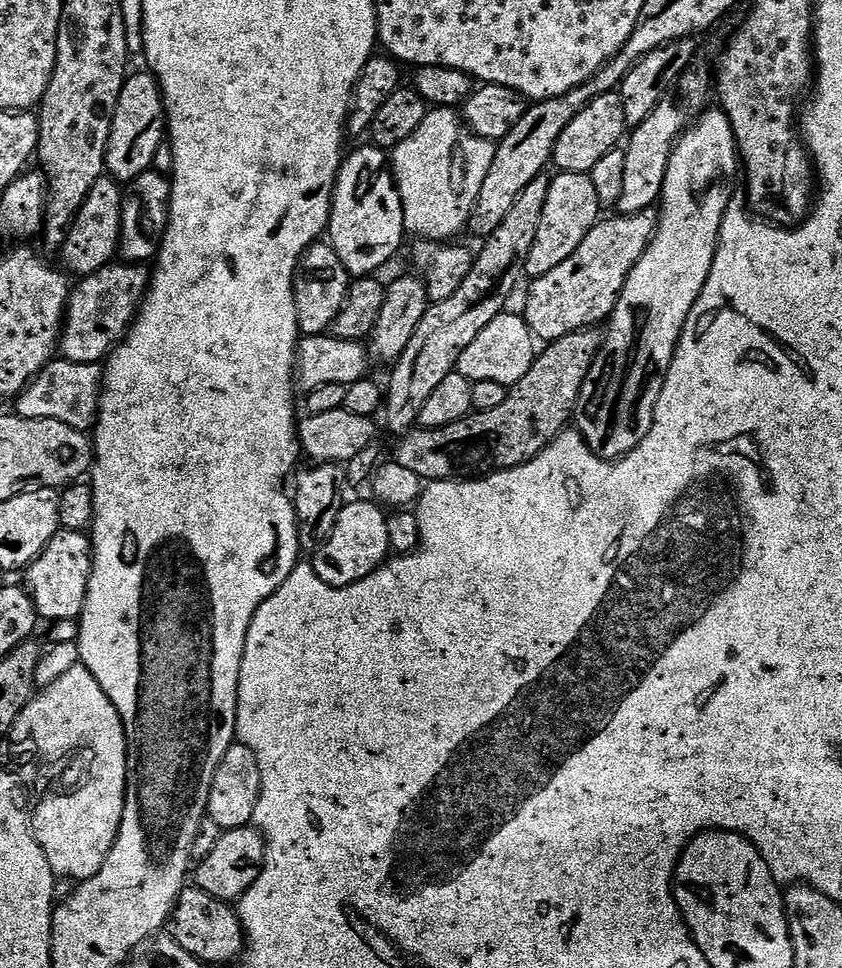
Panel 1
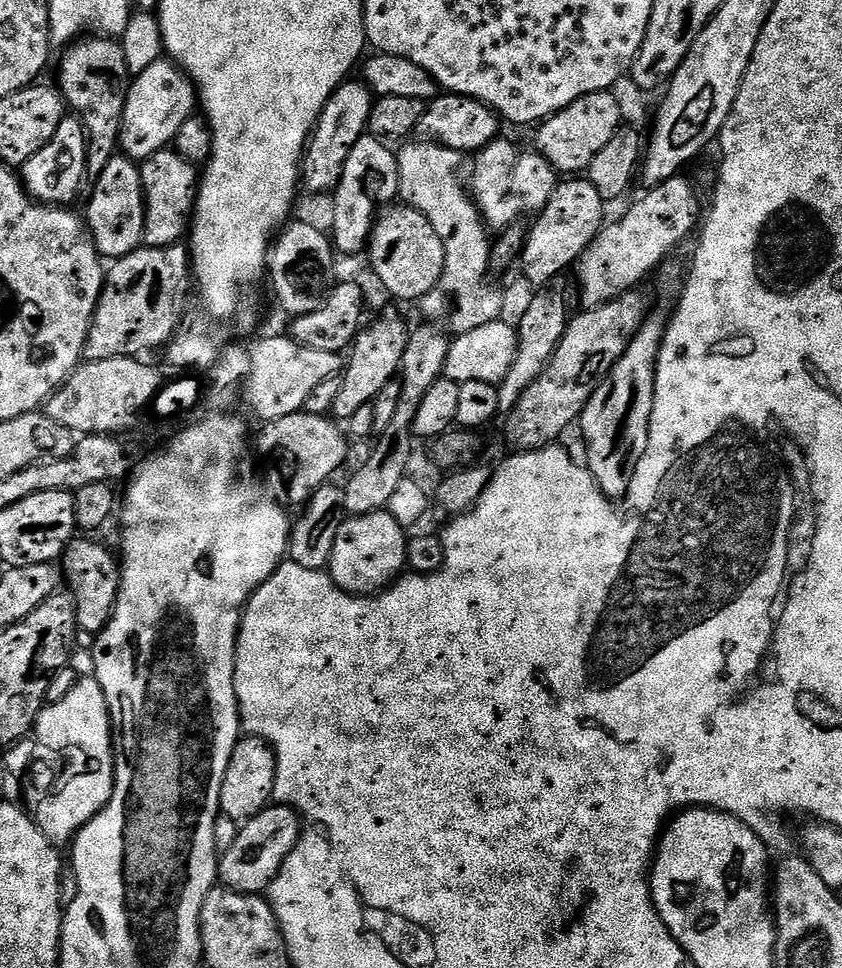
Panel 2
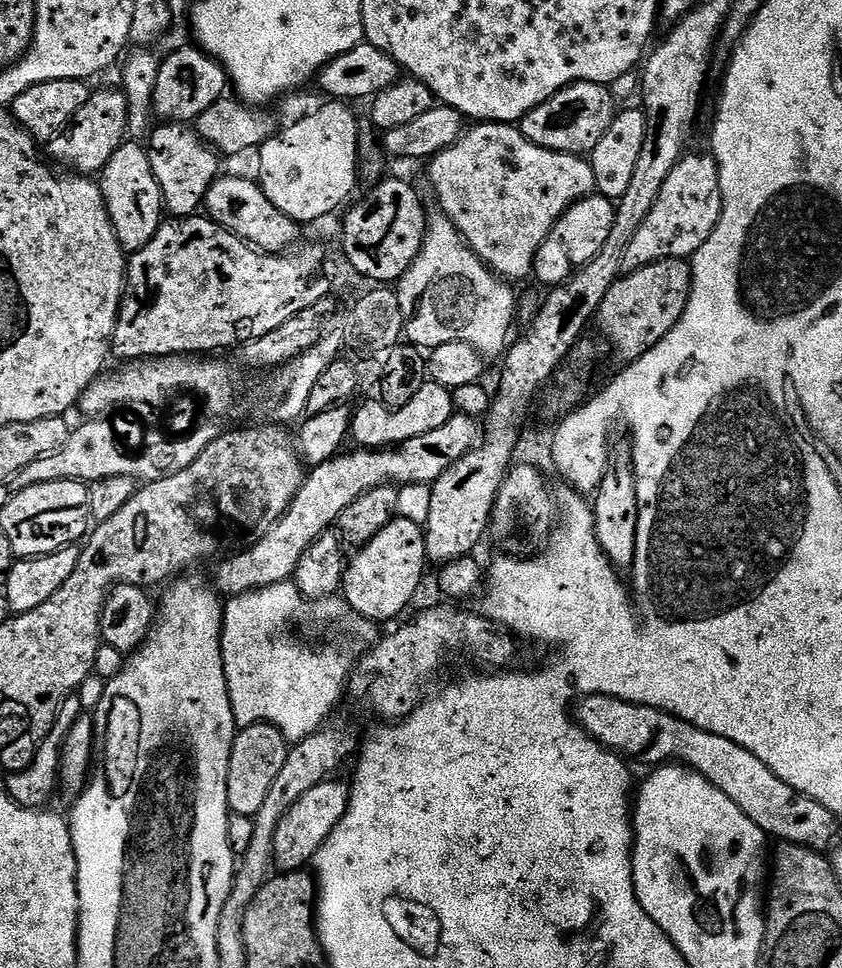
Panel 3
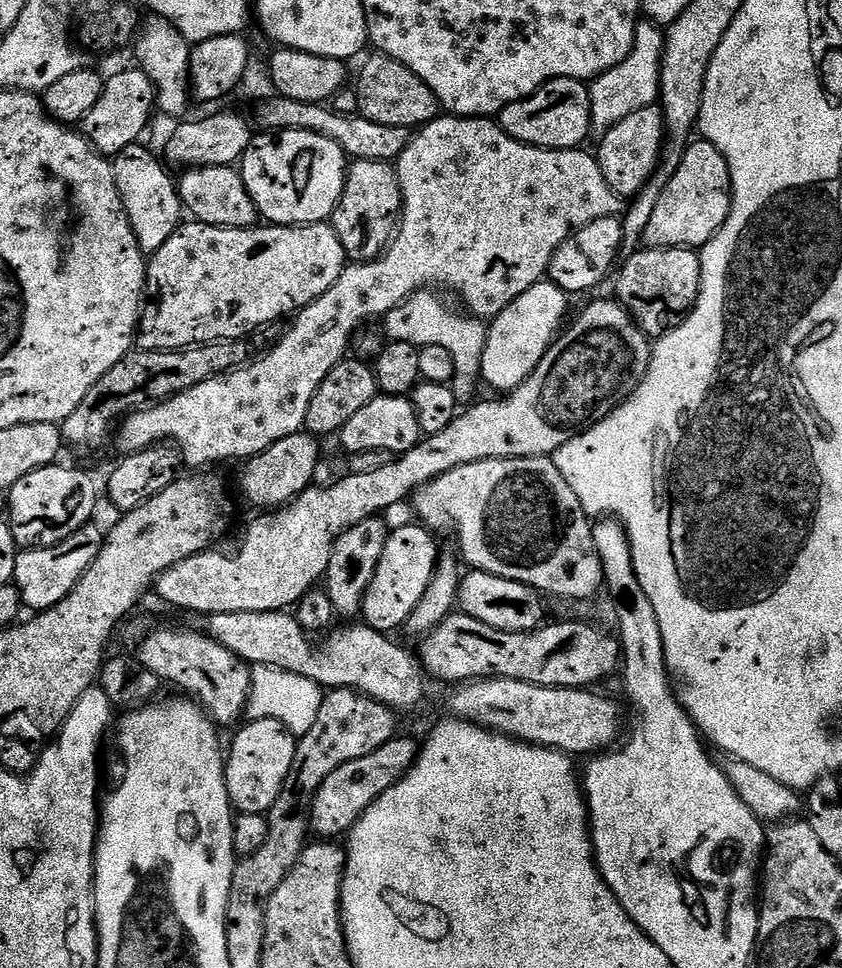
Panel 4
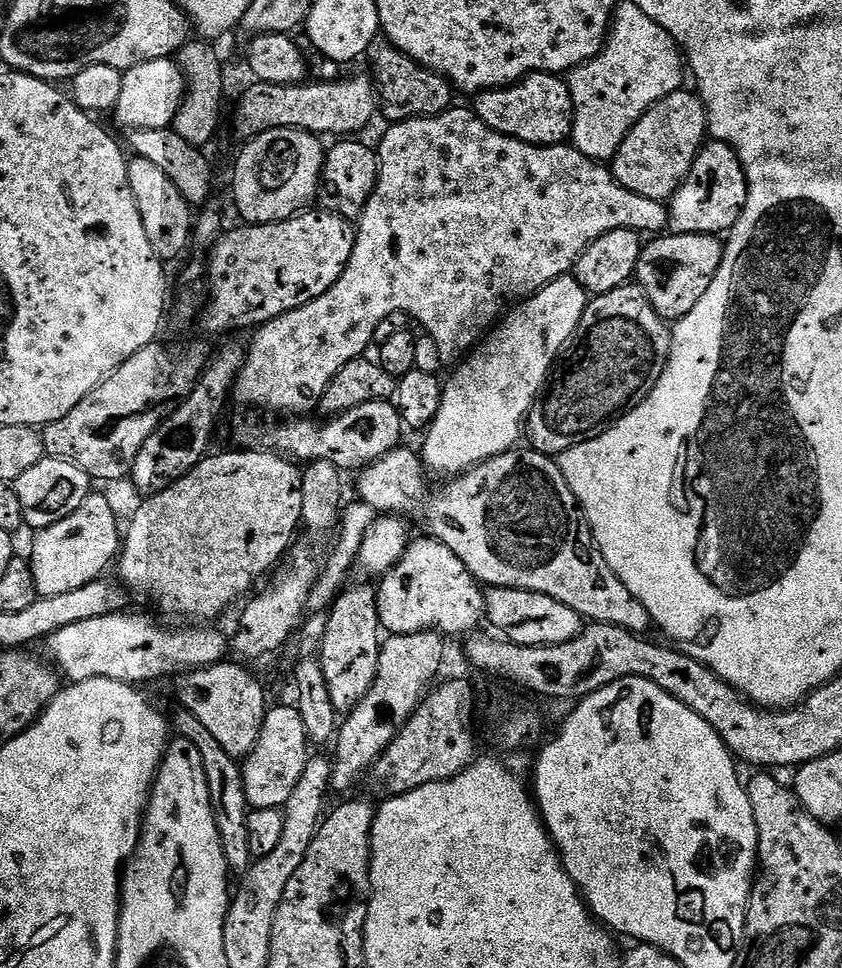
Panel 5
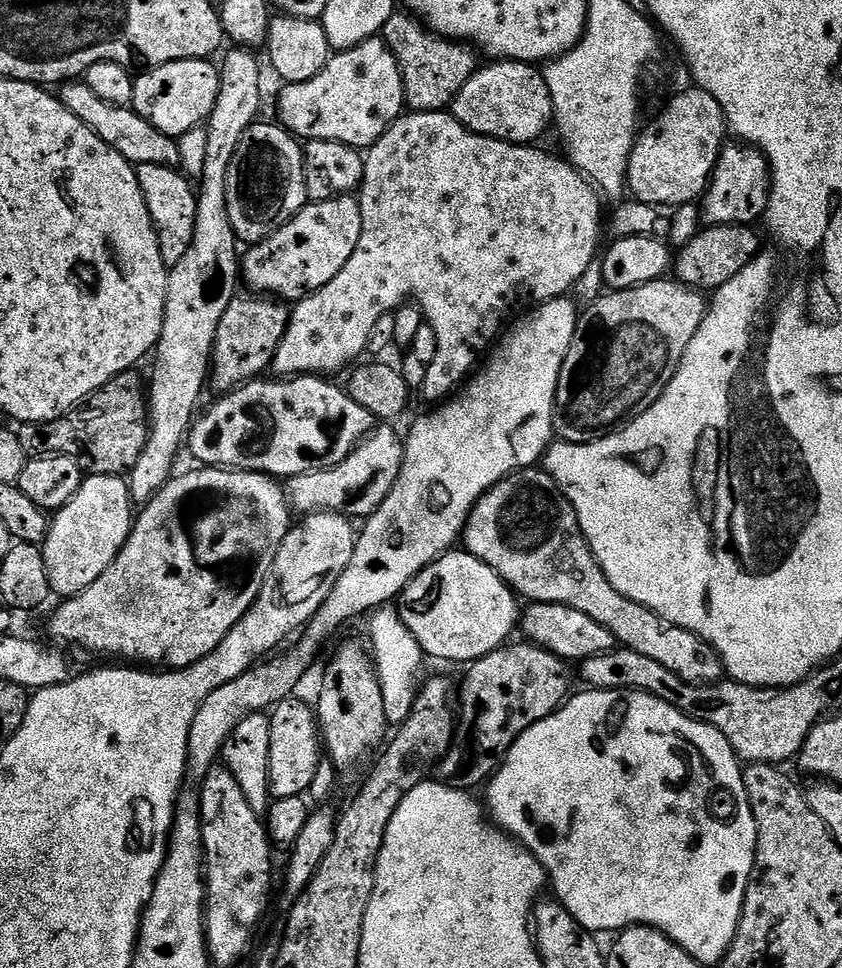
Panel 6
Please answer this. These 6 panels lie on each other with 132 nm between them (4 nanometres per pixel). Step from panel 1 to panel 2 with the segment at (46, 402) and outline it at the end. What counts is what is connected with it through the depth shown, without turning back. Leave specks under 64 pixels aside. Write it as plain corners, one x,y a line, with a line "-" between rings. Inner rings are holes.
119,356
118,358
102,358
81,363
80,367
72,371
68,381
54,393
44,405
42,411
45,416
54,418
62,426
66,426
74,434
91,434
94,436
108,436
114,428
123,428
141,415
156,397
161,395
161,388
166,383
166,377
152,364
143,364
143,359
135,356

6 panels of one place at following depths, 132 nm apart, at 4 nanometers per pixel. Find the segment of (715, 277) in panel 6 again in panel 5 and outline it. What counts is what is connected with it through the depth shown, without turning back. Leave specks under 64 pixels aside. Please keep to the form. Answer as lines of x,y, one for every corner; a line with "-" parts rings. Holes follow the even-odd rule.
660,234
643,245
636,267
635,283
646,294
650,306
662,319
675,322
698,306
702,294
710,290
710,282
722,266
725,241
710,234

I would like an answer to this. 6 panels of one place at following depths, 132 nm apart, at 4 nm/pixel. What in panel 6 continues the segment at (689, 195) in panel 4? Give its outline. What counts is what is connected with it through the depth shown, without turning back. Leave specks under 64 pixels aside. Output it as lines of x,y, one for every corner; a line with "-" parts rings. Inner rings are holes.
725,143
720,149
720,157
712,171
712,179
708,181
708,188
702,197
703,223
708,226
714,224
755,225
768,209
771,189
772,171
764,153
752,144

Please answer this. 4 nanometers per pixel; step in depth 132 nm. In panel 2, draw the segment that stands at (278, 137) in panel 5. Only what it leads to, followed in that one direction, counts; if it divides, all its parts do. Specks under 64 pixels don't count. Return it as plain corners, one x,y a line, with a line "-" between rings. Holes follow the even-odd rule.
356,78
345,80
336,89
330,102
326,102
308,147
304,150
302,184
309,193
331,193
335,189
342,178
342,166
346,166
346,158
350,158
350,150
354,150
354,142
358,142
358,138
368,132
373,103
374,93
368,89
367,84

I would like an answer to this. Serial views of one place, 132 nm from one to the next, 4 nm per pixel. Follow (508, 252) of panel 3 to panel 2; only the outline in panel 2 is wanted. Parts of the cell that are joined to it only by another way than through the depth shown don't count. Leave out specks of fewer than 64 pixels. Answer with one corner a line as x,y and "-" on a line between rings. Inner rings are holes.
497,138
475,153
472,164
470,195
489,229
513,227
523,216
535,217
550,202
558,183
558,173
546,158
535,150
519,152
510,141

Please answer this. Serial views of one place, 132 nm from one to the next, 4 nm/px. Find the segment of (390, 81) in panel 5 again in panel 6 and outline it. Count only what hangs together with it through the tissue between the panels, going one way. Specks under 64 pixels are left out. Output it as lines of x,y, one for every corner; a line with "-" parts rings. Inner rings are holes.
397,10
390,18
386,18
382,39
396,56
404,82
404,102
414,112
451,109
458,90
470,82
478,67
475,47
447,36
439,36
419,16
408,10

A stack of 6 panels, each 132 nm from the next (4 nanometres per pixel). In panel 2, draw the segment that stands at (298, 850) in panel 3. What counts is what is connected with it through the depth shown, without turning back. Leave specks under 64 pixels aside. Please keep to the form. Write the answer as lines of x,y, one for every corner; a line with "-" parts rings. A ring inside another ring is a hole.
286,804
266,807
254,818
243,821
230,850
219,853
219,883
230,892
267,893
273,878
280,873
280,867
290,858
290,850
296,848
300,826
300,815

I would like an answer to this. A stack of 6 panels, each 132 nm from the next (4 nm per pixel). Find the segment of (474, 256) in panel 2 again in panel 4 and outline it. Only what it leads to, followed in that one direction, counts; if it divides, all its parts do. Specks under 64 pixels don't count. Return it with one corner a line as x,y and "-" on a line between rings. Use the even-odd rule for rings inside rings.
432,290
415,292
405,304
399,304
383,317
382,332
389,341
412,343
419,349
442,346
447,350
454,362
454,376
450,381
452,393
457,405
468,406
477,399
476,387
481,387
482,384
480,367
488,330
483,319
463,311
455,312
454,309
447,308
436,296
439,295

